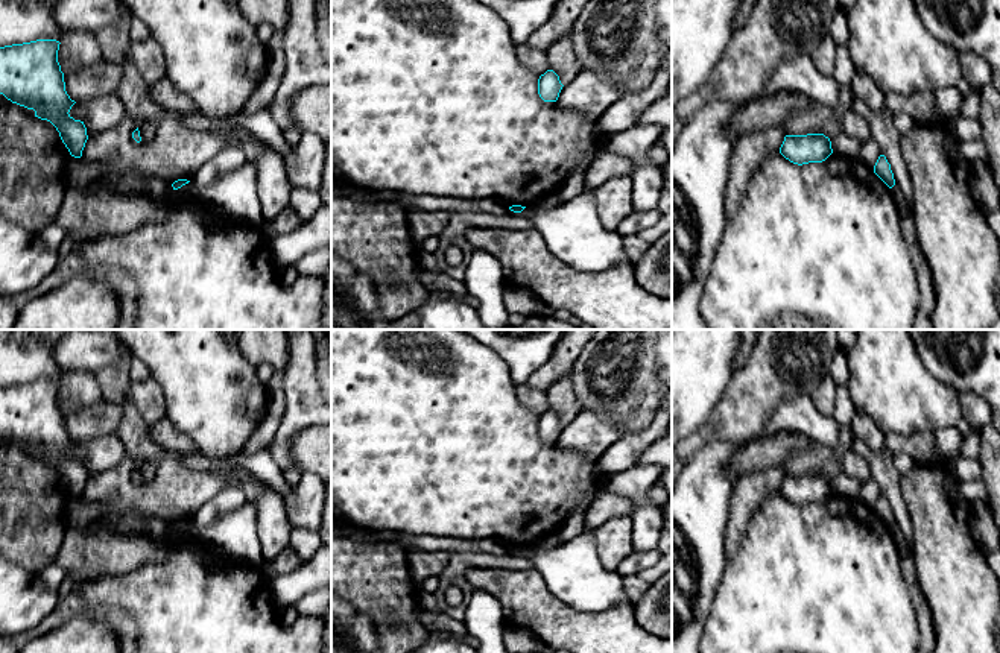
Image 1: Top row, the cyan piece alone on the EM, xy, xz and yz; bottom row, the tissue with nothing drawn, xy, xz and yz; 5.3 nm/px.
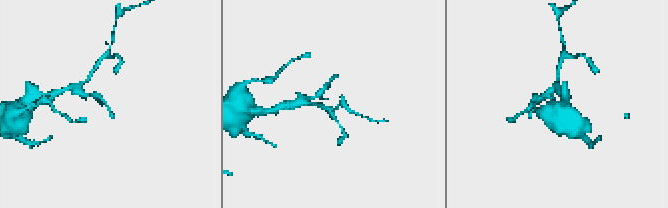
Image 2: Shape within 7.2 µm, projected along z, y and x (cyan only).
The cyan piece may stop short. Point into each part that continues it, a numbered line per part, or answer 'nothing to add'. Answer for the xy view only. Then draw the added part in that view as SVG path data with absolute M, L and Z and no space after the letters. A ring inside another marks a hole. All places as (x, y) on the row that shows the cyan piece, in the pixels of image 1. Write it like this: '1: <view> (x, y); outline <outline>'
nothing to add

